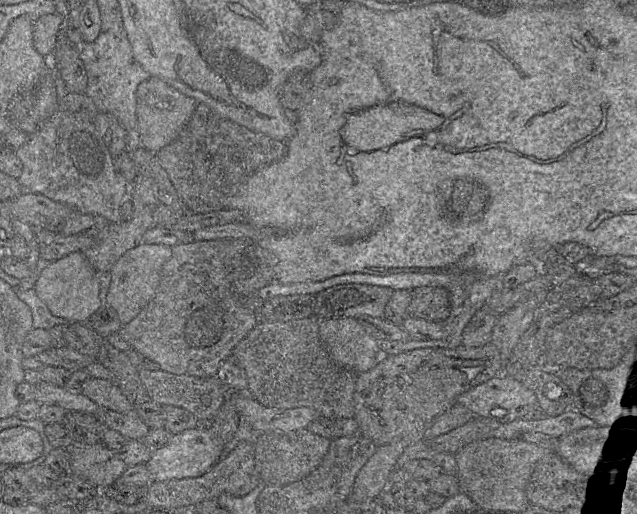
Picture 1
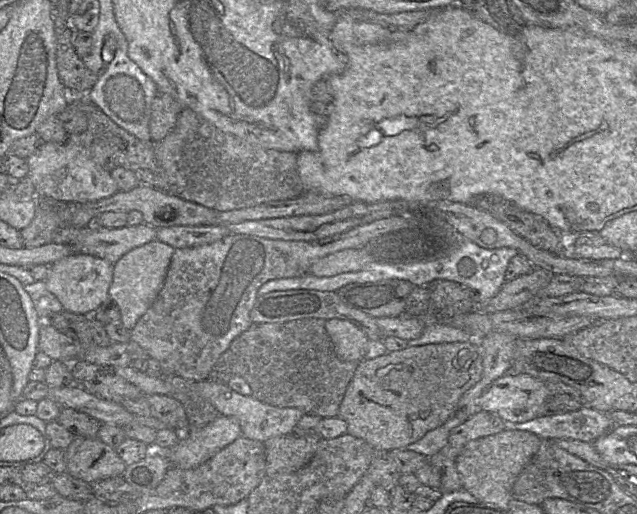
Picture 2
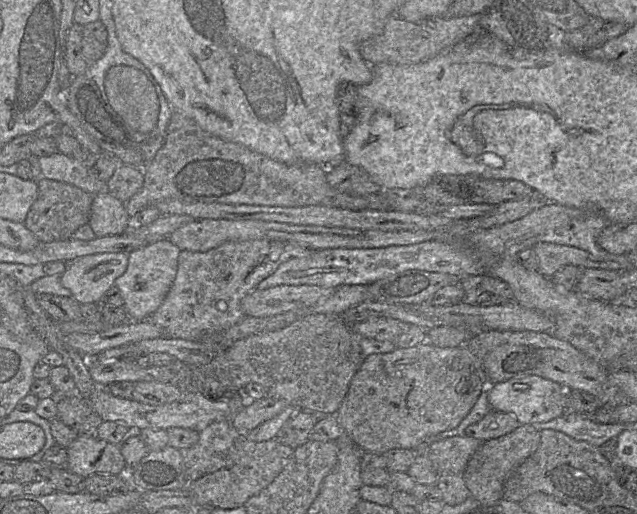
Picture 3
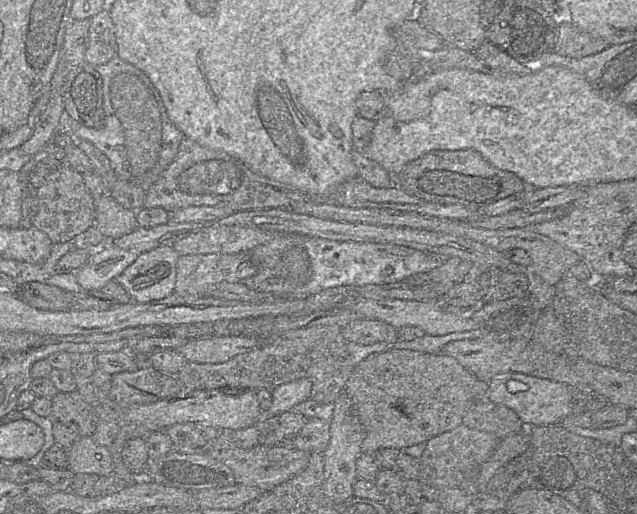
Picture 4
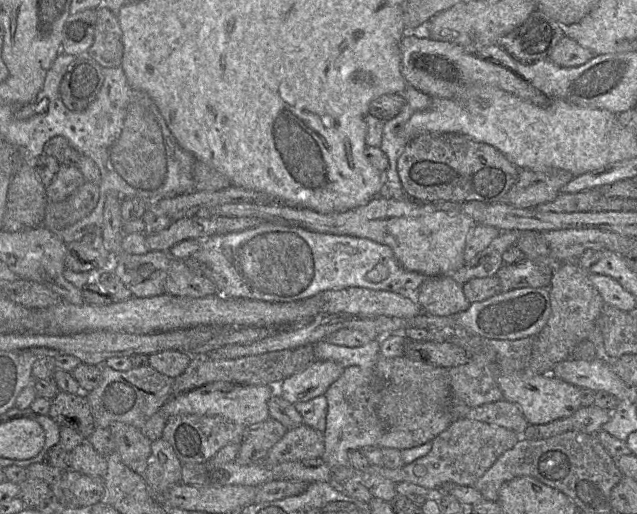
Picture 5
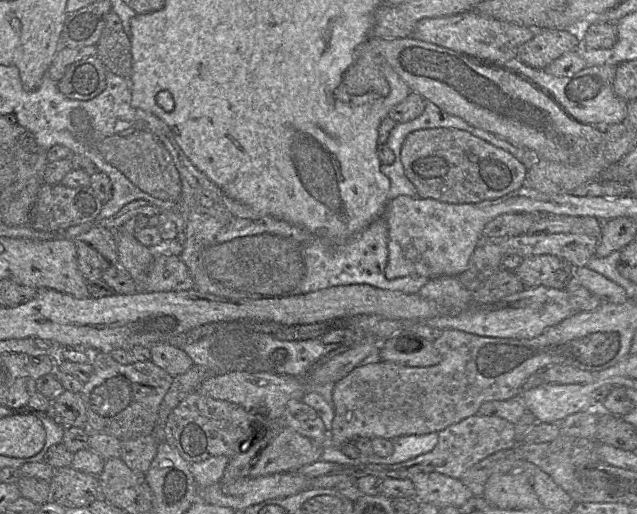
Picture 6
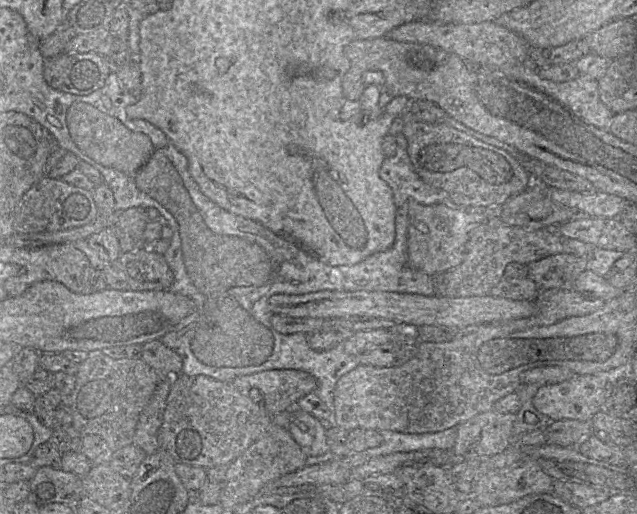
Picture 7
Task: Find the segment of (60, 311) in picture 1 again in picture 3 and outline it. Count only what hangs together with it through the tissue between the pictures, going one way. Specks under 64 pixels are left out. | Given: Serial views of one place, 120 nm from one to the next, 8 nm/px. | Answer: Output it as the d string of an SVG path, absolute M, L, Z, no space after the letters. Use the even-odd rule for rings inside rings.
M100 253L80 257L67 264L60 276L63 287L71 291L72 297L79 304L98 303L102 296L114 286L115 280L123 275L128 265L127 253Z

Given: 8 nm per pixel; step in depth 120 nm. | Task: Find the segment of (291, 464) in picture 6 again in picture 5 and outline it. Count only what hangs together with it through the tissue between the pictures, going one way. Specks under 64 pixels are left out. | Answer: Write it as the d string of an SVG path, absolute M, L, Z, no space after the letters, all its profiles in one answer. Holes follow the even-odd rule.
M302 424L301 426L288 430L285 435L274 445L270 448L270 450L268 451L264 462L259 462L259 463L264 463L266 465L274 465L274 464L278 464L278 463L282 463L282 462L287 462L287 461L297 461L297 460L305 460L305 459L312 459L312 458L319 458L322 456L323 452L325 449L325 438L324 438L324 433L321 431L318 431L312 427L310 427L309 425L306 424Z

